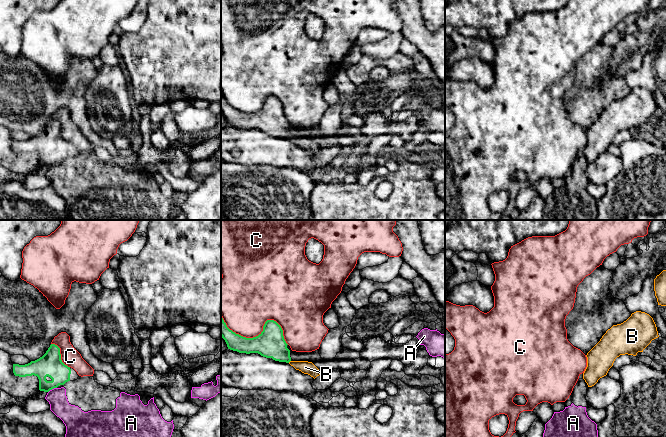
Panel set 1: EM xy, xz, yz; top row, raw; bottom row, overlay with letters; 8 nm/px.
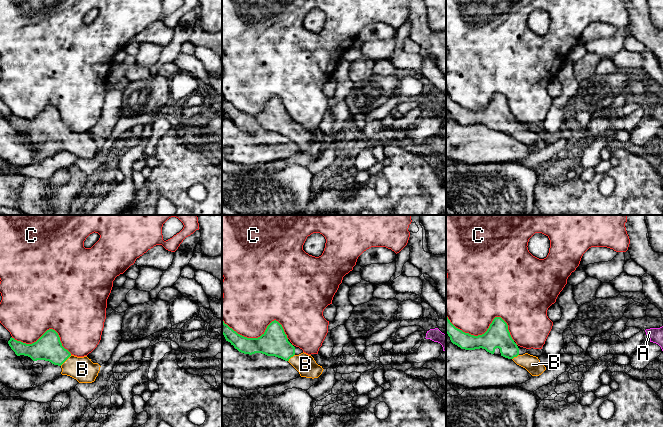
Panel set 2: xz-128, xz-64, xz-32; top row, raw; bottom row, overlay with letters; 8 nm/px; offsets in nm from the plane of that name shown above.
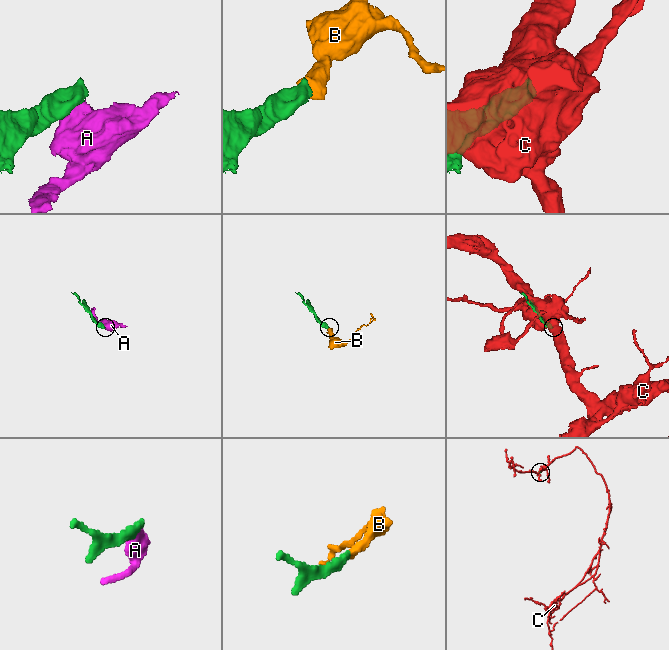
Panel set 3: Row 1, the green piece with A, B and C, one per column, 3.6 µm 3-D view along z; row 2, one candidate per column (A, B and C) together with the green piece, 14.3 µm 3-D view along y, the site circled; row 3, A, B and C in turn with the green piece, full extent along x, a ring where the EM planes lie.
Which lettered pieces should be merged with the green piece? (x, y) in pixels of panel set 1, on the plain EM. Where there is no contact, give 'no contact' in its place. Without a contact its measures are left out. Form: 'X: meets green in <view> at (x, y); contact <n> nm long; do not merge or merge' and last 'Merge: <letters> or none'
A: meets green in xy at (52, 164); contact 80 nm long; do not merge
B: meets green in xz at (289, 137); contact 30 nm long; merge
C: meets green in xz at (261, 108); contact 600 nm long; do not merge
Merge: B

